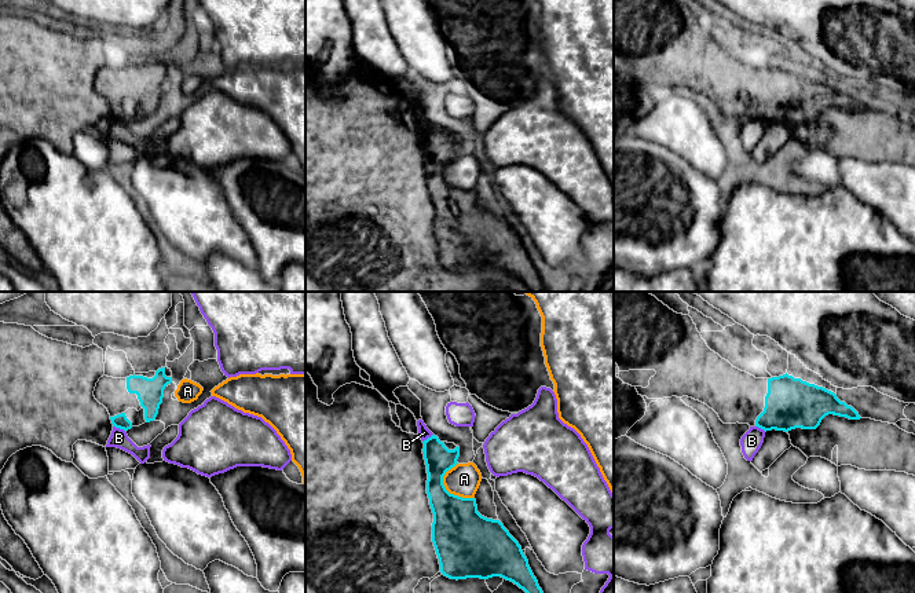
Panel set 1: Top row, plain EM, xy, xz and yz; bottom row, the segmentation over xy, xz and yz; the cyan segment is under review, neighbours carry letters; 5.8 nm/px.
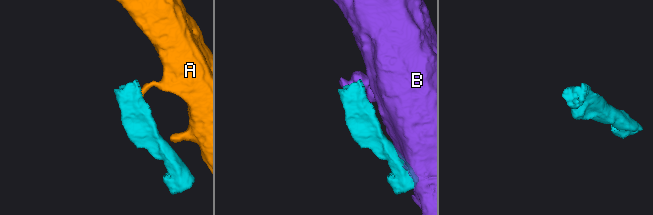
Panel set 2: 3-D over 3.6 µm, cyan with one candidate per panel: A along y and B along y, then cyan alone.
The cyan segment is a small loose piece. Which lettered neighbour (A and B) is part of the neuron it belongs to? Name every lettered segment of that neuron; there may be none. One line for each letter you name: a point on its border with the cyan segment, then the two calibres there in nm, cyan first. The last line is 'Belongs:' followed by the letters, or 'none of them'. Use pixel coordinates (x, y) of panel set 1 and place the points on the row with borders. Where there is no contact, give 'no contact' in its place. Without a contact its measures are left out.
Belongs: none of them

